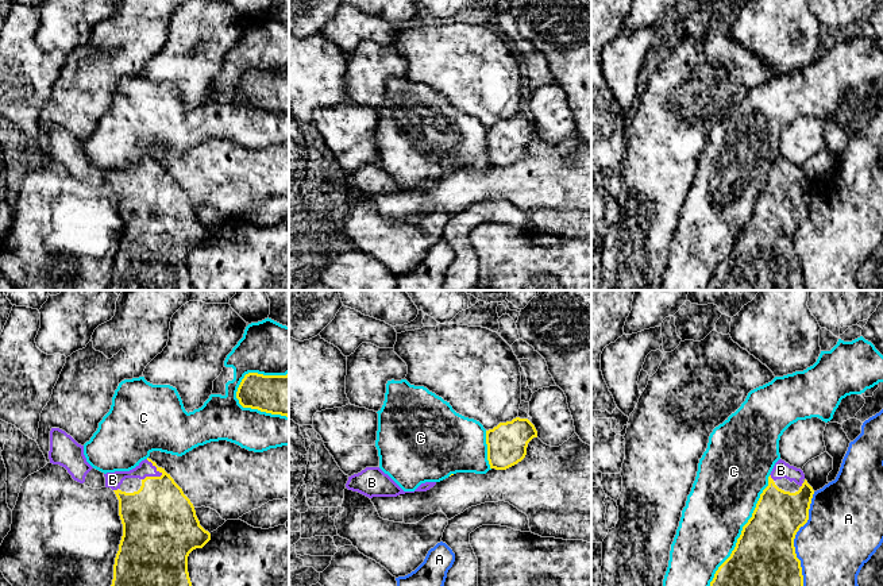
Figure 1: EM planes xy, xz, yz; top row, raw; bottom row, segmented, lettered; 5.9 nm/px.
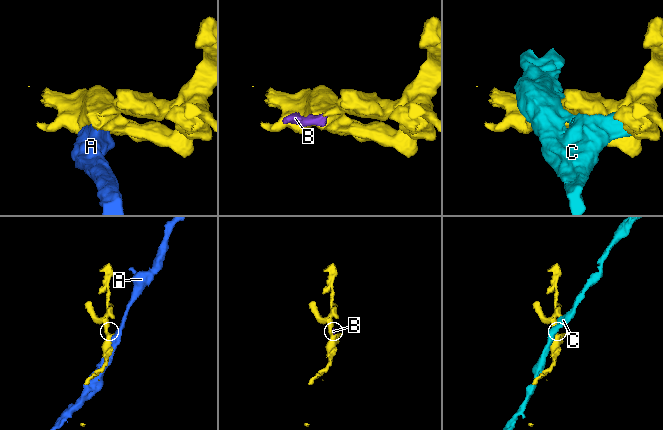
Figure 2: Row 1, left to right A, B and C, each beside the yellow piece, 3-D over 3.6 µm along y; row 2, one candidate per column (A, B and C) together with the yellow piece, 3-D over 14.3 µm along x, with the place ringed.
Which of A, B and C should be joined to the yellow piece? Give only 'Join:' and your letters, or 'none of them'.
Join: B

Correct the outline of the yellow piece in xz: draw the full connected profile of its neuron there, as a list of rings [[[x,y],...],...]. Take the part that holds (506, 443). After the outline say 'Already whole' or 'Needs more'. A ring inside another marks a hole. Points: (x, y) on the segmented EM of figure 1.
[[[516,417],[486,431],[487,460],[490,469],[506,470],[527,455],[528,443],[537,437],[535,425],[528,419]]]. Already whole

